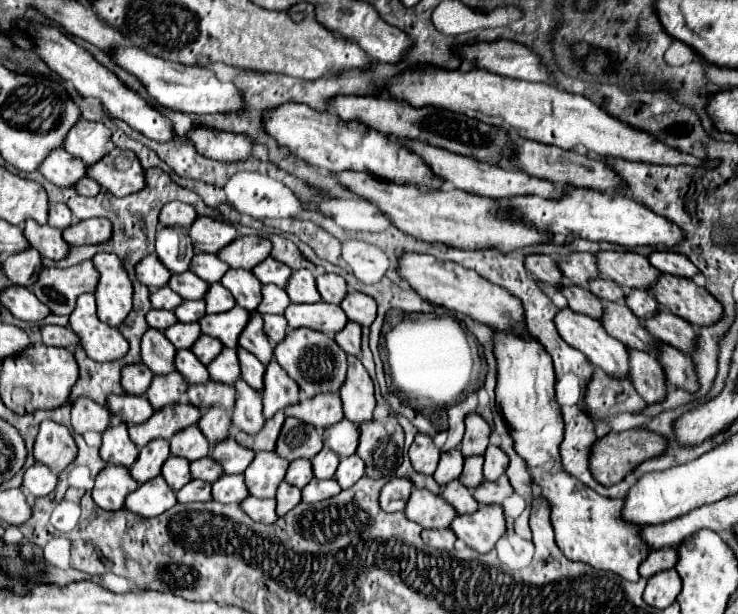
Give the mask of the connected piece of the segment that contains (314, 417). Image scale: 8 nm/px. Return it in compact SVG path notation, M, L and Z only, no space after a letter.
M320 393L320 397L302 399L300 403L290 405L284 413L288 417L296 417L304 423L310 423L318 429L334 425L344 417L338 393Z

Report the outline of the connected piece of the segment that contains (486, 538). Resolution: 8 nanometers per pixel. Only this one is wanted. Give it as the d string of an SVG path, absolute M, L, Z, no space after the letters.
M480 505L472 515L456 515L450 529L468 547L478 553L488 553L506 531L504 511L500 505Z

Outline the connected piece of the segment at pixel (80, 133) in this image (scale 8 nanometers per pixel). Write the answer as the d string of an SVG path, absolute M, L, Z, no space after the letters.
M80 119L68 131L68 137L64 139L64 149L70 155L80 157L86 165L92 165L104 157L106 143L110 143L110 129L104 123Z

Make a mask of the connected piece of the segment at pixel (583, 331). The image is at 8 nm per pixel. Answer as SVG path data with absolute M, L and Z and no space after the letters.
M564 307L564 309L560 309L556 313L554 323L556 323L556 329L558 329L560 337L568 345L572 345L574 349L580 349L596 367L604 369L604 373L608 373L612 377L624 377L624 375L628 375L628 351L626 351L626 345L620 343L618 339L610 337L606 333L606 329L602 327L600 321L596 321L592 317L584 317L582 313L578 315L570 307Z

